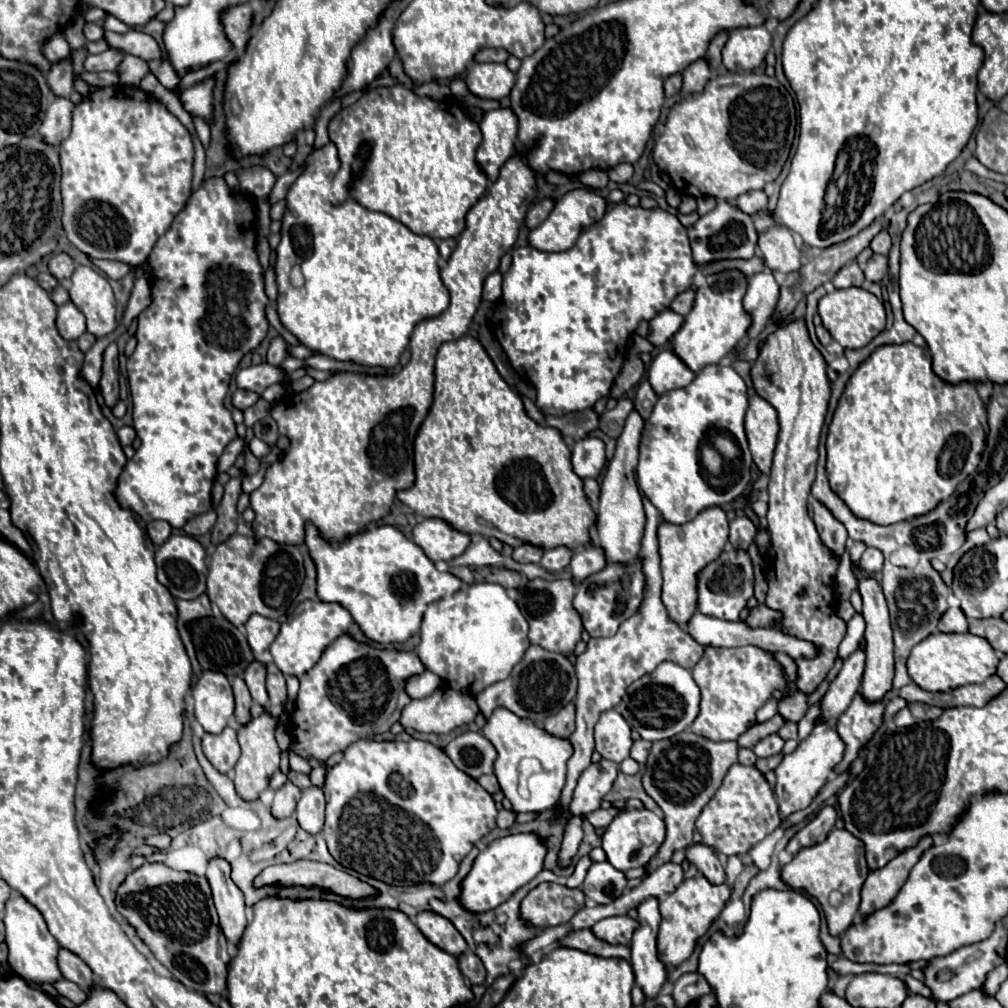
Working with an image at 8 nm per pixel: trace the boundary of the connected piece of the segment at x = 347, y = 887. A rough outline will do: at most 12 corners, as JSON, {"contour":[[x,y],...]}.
{"contour":[[298,860],[270,866],[254,884],[316,884],[366,898],[372,886],[328,864]]}

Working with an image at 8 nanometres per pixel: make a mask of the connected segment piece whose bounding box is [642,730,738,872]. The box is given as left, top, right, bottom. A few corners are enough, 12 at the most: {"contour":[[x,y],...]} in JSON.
{"contour":[[684,730],[652,744],[646,794],[666,840],[648,870],[692,844],[738,744]]}

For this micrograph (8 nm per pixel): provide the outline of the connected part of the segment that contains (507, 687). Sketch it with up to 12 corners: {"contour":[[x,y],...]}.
{"contour":[[530,646],[506,680],[476,694],[484,718],[506,706],[540,722],[576,696],[558,652]]}

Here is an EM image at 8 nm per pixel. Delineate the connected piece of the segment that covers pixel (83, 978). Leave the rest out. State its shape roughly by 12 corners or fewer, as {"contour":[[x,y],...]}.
{"contour":[[60,948],[56,960],[62,976],[88,992],[96,984],[88,964]]}

